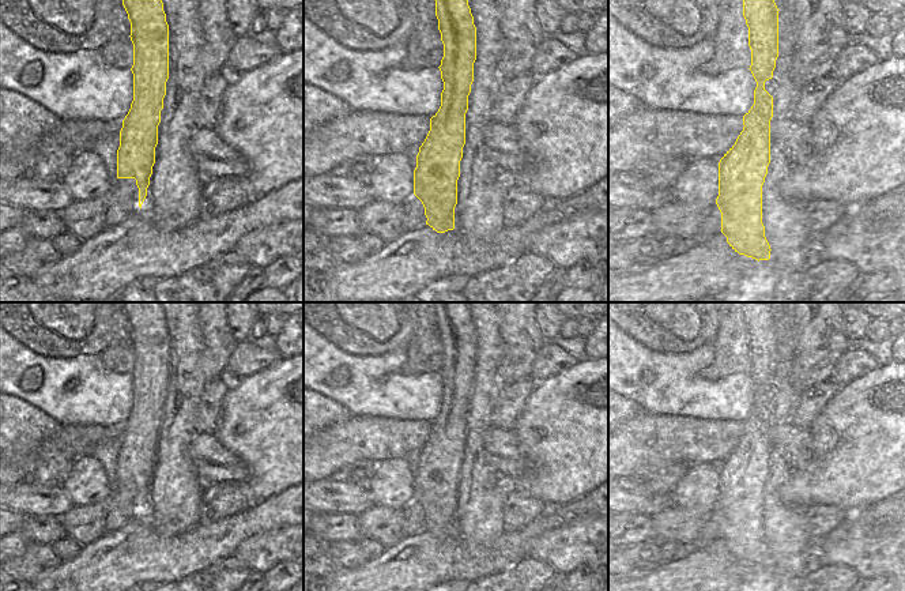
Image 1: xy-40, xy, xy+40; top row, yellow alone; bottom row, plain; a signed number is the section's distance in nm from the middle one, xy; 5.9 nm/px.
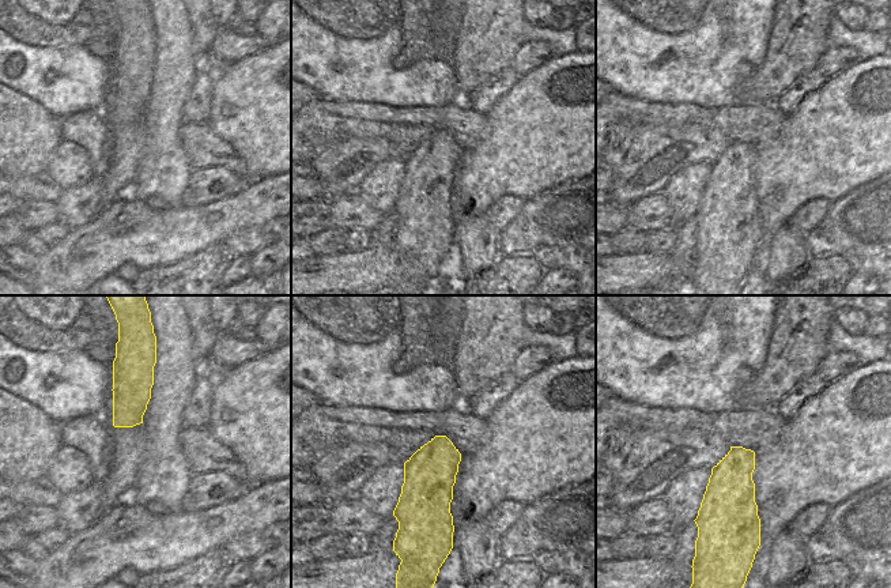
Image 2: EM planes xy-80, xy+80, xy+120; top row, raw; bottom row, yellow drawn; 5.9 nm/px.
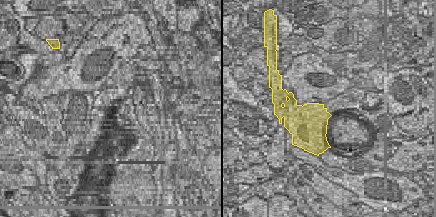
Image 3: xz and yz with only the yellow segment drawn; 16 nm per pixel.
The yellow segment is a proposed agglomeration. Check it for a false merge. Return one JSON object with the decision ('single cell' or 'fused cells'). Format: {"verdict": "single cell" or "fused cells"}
{"verdict": "single cell"}

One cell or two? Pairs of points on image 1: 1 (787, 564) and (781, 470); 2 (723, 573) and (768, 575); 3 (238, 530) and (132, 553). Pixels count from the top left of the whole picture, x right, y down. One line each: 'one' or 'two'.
1: one
2: two
3: one

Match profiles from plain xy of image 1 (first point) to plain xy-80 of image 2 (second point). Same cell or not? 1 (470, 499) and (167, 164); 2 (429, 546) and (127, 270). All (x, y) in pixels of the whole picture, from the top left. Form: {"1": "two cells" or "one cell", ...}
{"1": "one cell", "2": "two cells"}

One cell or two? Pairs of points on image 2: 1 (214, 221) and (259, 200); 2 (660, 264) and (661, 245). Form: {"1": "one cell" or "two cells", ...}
{"1": "one cell", "2": "two cells"}

